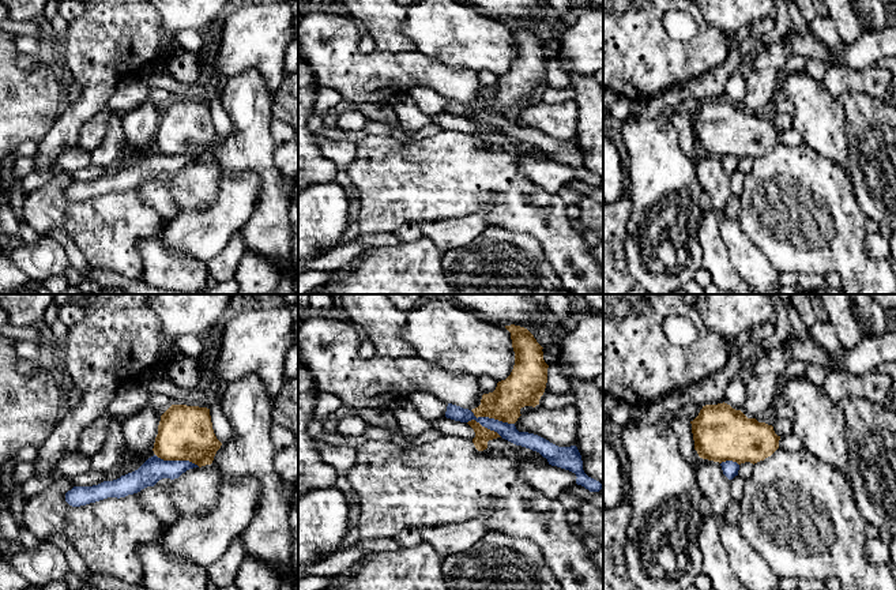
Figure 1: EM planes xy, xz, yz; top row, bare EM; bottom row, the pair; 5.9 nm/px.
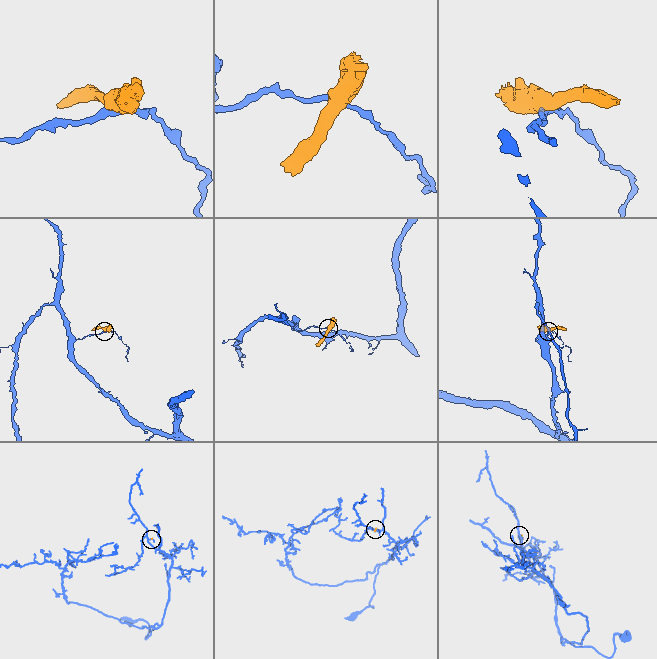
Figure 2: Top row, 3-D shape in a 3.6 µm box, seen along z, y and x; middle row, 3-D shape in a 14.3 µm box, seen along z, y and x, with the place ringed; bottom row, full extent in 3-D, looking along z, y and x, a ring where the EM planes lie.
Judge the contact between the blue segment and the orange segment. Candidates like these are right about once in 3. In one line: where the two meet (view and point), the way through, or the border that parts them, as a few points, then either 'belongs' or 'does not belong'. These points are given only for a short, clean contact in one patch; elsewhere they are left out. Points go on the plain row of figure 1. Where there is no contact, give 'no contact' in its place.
xz (490, 113) | along xz (467, 116), (475, 112), (493, 112), (514, 119) | does not belong

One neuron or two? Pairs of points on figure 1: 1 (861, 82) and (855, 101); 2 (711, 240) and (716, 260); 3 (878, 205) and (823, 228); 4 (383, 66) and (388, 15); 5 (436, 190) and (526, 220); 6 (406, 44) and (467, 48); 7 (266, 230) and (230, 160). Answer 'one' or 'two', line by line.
1: two
2: one
3: two
4: two
5: one
6: two
7: one

